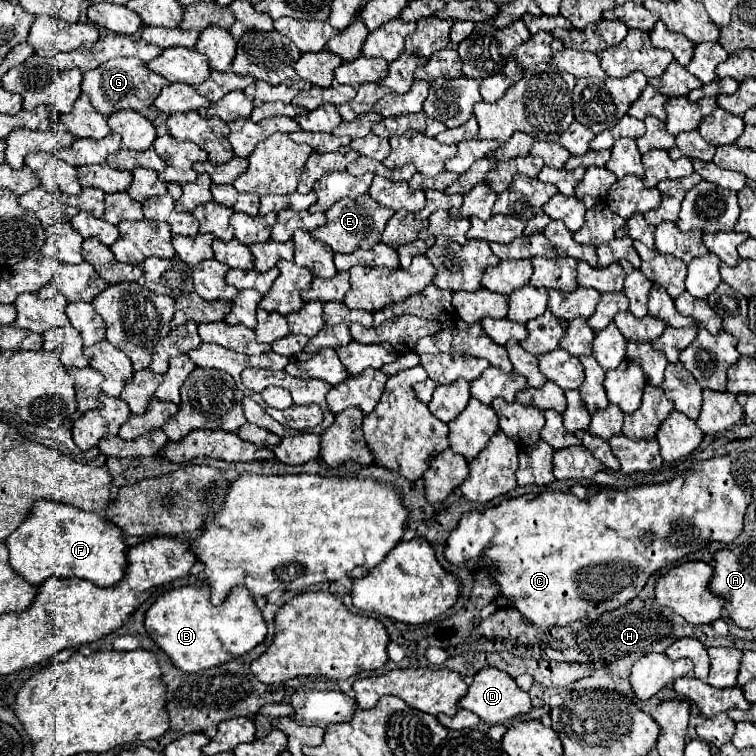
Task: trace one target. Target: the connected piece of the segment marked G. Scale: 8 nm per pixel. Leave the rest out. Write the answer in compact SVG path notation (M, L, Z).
M115 58L109 60L107 64L101 64L95 70L89 70L83 74L83 84L81 90L89 96L93 108L101 112L103 116L111 116L117 110L135 110L135 112L145 112L153 100L159 96L161 88L167 86L169 80L151 72L145 62L137 58Z

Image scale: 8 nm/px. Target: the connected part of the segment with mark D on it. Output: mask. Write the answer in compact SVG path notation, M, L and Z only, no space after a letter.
M485 668L473 676L469 692L459 700L459 708L477 714L487 724L507 724L531 710L531 698L515 684L515 680L507 672L499 668Z

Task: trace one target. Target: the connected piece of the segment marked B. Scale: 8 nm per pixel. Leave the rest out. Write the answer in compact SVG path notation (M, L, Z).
M207 584L173 588L159 596L157 602L147 610L145 628L149 636L181 672L199 672L219 666L235 656L243 656L267 636L263 614L247 588L235 586L227 594L225 604L219 606L211 604L209 594L211 588L207 588Z

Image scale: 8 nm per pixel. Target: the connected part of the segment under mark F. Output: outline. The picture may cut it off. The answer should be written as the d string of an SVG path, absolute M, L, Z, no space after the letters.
M39 500L29 518L5 540L5 544L13 570L37 586L51 576L75 576L97 586L113 586L125 576L127 546L123 542L123 532L111 520L75 506Z

